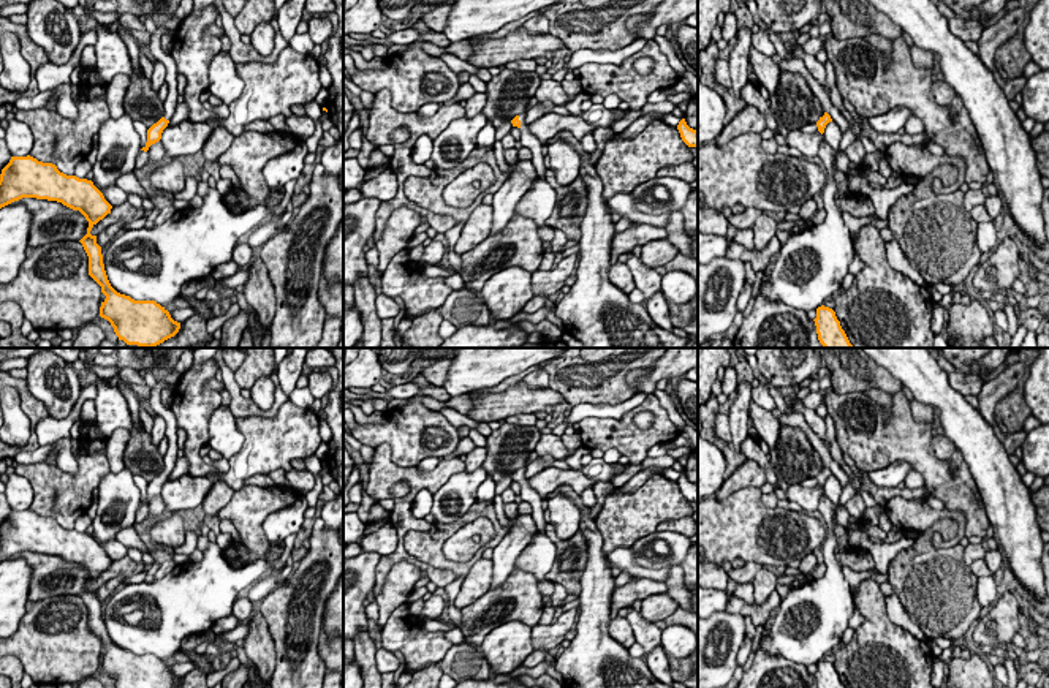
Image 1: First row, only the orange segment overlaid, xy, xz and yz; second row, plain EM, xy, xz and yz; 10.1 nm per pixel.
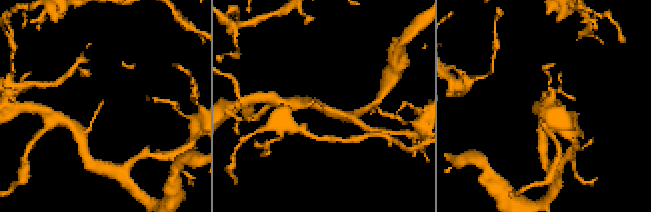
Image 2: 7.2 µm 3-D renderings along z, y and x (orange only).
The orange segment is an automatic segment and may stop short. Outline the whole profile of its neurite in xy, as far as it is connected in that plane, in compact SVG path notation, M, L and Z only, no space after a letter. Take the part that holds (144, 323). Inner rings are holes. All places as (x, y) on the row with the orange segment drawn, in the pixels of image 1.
M30 155L11 157L0 174L0 209L22 198L57 201L85 217L89 228L79 242L89 256L89 275L106 296L100 316L111 323L119 340L153 348L179 332L180 323L174 321L165 307L155 301L134 301L111 286L101 247L90 231L111 214L112 206L92 180L66 176L55 164L38 161Z

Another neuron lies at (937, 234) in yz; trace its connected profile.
M922 177L918 180L915 193L900 196L888 212L888 228L910 266L921 274L927 285L964 286L971 269L981 264L981 250L976 242L978 223L965 210L964 195L960 190L937 195L930 182Z

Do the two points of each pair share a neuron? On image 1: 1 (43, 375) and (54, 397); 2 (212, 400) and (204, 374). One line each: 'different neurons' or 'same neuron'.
1: same neuron
2: same neuron

